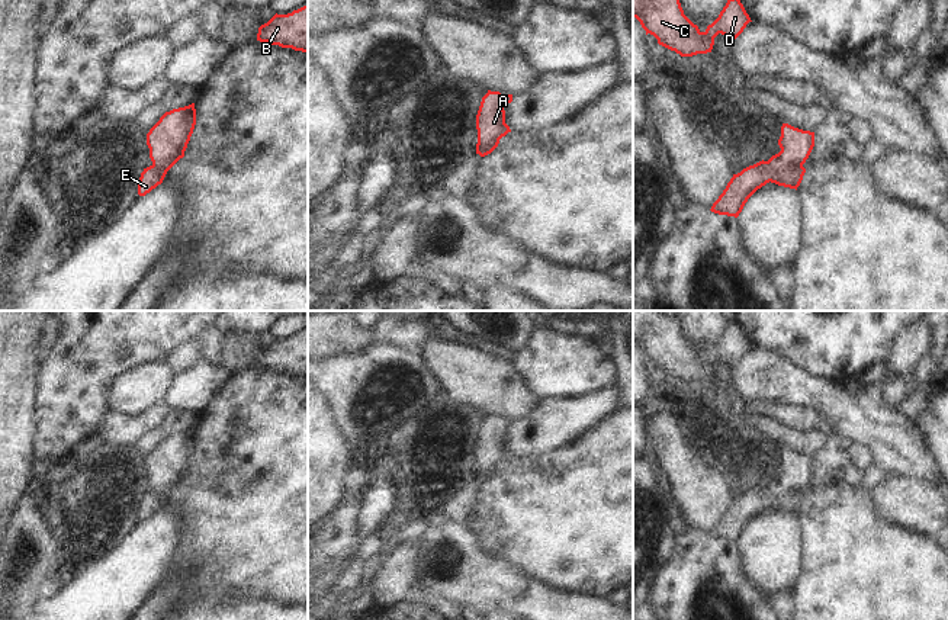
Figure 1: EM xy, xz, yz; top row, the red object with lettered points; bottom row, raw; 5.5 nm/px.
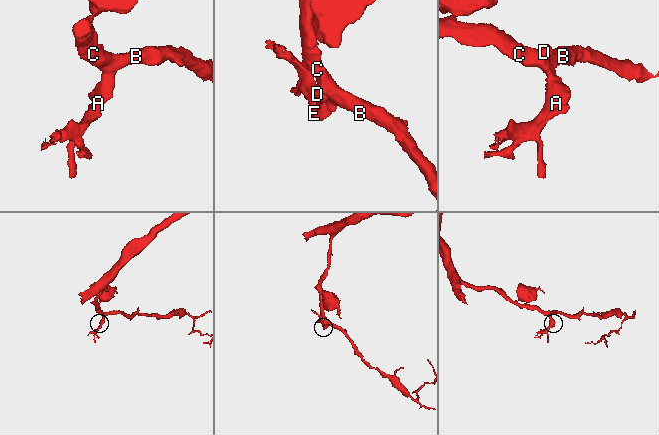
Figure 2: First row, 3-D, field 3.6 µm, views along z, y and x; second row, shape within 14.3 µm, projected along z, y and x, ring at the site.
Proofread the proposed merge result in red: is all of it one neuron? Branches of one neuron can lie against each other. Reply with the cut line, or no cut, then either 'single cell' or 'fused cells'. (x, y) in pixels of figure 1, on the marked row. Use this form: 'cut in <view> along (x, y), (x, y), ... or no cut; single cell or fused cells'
cut in yz along (802, 164), (787, 166), (771, 182); fused cells

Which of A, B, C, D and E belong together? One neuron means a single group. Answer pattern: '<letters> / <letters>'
A B C D / E

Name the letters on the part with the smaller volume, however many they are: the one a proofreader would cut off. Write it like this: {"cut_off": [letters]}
{"cut_off": ["E"]}

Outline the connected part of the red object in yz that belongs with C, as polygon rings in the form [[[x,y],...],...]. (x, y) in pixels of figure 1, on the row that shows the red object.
[[[633,0],[633,17],[640,22],[646,35],[653,35],[659,45],[681,57],[711,52],[719,33],[732,45],[752,22],[740,0],[727,0],[719,17],[704,32],[684,15],[679,0]]]

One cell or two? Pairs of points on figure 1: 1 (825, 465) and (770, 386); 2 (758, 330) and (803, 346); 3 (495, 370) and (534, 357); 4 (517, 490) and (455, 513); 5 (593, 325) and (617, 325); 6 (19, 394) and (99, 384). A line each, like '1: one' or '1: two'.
1: two
2: one
3: two
4: two
5: one
6: two

